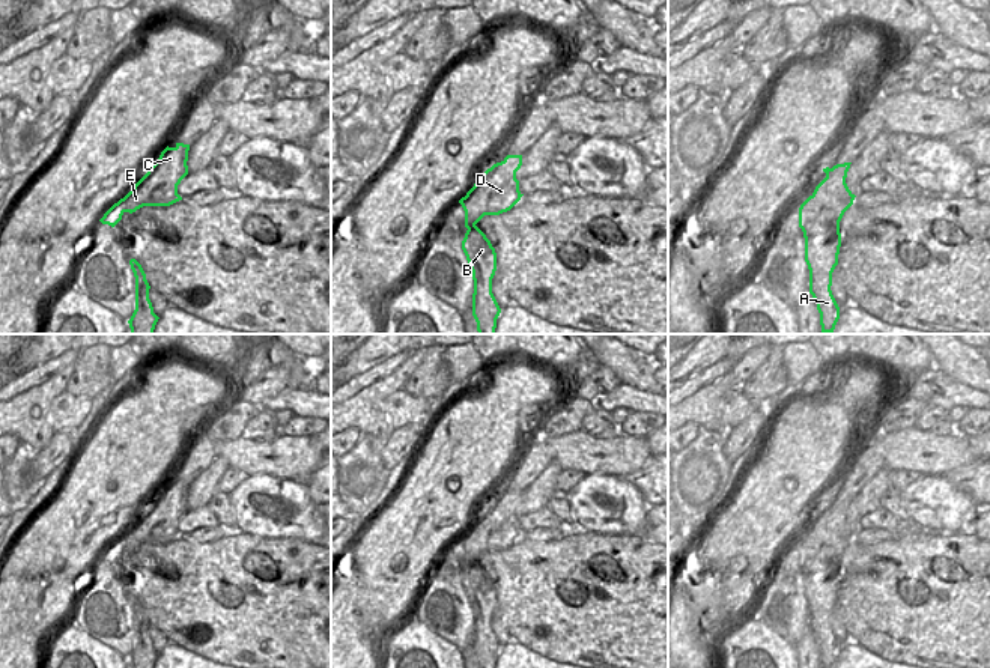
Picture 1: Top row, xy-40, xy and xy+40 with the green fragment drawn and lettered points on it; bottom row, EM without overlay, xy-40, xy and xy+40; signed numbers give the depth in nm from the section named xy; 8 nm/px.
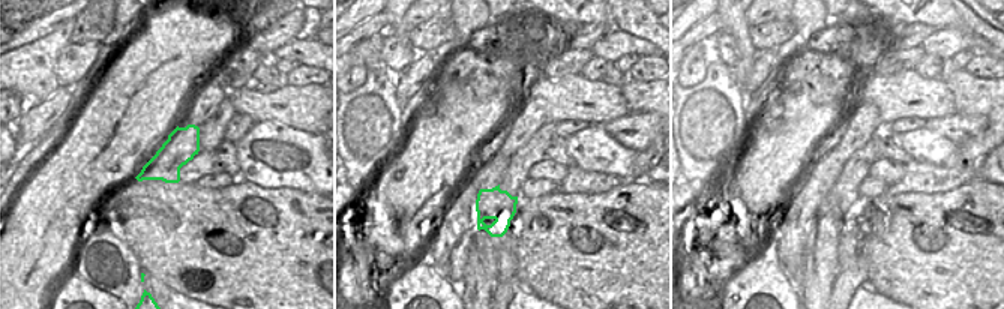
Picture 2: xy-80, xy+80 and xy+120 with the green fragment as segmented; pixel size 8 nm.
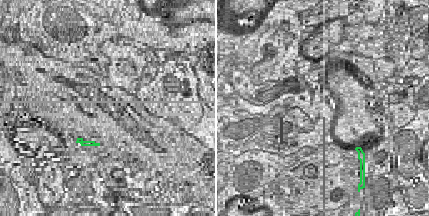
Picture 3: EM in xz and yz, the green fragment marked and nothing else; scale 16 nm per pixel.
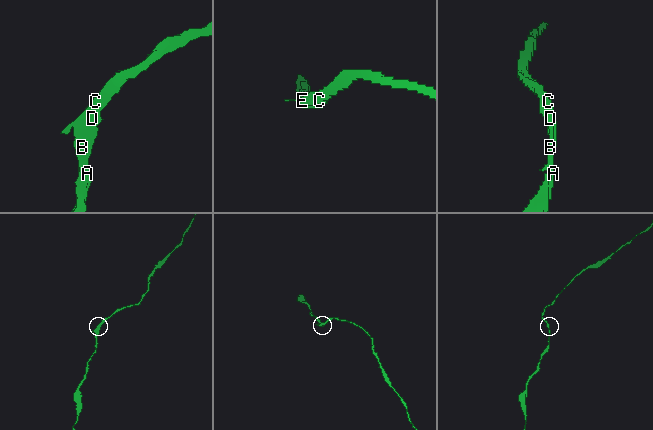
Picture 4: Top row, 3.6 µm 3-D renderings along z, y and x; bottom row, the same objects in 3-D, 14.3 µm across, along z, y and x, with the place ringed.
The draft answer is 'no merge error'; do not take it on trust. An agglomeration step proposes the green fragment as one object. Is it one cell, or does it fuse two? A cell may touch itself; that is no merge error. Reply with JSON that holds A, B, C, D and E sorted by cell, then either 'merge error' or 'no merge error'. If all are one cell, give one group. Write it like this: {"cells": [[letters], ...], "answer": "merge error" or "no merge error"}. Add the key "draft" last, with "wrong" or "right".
{"cells": [["A", "B", "C", "D", "E"]], "answer": "no merge error", "draft": "right"}

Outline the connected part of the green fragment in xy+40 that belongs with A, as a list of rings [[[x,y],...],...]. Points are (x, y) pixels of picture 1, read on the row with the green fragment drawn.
[[[850,164],[823,169],[826,178],[799,208],[799,227],[803,232],[805,262],[809,269],[809,293],[820,313],[821,332],[834,332],[840,319],[840,307],[831,286],[841,247],[840,221],[856,197],[846,184]]]

